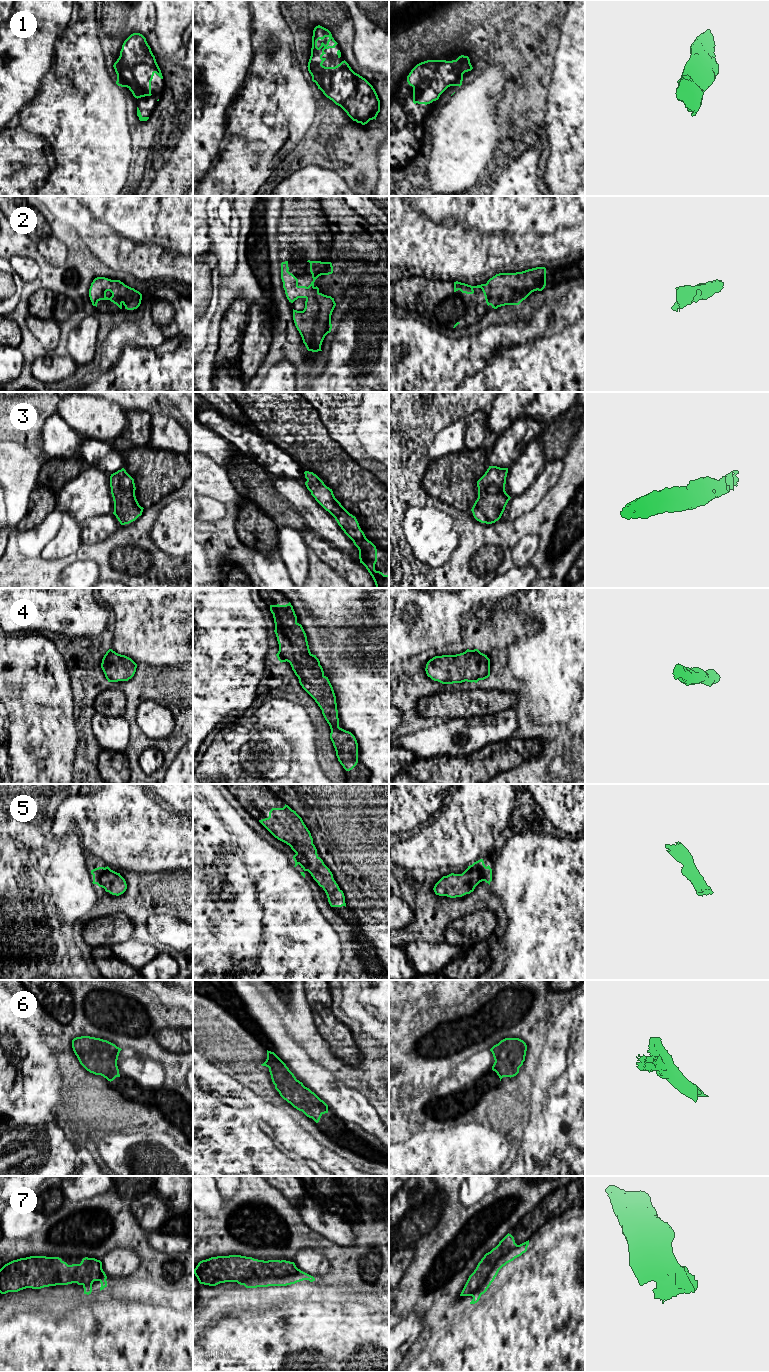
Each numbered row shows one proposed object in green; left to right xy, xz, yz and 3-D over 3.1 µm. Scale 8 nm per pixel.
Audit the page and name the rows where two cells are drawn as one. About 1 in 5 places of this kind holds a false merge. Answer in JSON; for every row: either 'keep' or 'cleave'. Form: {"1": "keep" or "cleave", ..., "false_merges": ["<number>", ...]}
{"1": "keep", "2": "keep", "3": "keep", "4": "keep", "5": "keep", "6": "keep", "7": "keep", "false_merges": []}

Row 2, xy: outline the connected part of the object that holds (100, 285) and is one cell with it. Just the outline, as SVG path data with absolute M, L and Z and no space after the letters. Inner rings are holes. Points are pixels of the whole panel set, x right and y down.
M97 277L91 283L89 297L93 306L97 307L100 300L110 300L120 309L125 306L127 310L137 309L142 300L142 294L125 285L120 280L111 280L105 277Z

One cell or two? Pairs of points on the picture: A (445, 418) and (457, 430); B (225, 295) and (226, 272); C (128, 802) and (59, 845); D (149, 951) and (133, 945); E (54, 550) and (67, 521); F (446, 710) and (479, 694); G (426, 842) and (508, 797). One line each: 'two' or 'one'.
A: two
B: two
C: two
D: one
E: one
F: one
G: one

